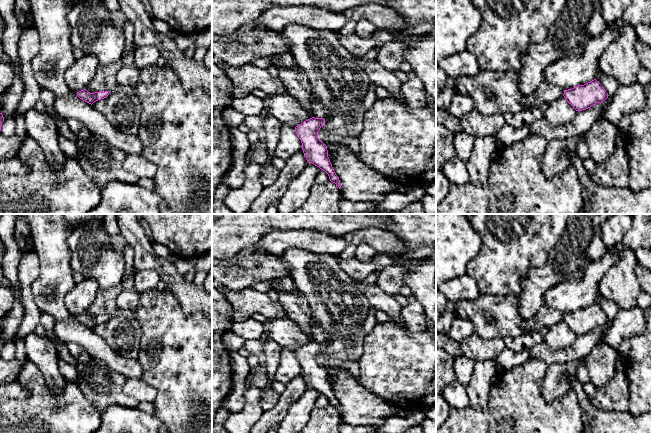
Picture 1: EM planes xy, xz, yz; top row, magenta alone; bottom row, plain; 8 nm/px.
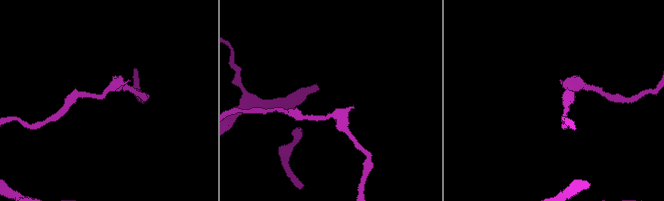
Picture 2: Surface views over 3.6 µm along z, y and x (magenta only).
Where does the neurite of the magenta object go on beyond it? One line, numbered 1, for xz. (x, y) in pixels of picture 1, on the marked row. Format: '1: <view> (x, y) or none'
1: none

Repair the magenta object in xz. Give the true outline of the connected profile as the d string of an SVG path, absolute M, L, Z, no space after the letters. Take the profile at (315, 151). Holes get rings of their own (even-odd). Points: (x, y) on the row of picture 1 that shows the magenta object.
M312 117L295 127L295 132L302 143L304 157L325 171L331 182L341 188L339 177L336 175L328 157L327 146L318 138L318 132L325 125L323 118Z

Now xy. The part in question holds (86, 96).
M84 89L77 92L76 94L80 99L92 105L94 102L106 98L109 93L109 91L90 93L86 89Z

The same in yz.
M594 79L584 85L564 90L563 96L576 111L582 111L605 101L609 95L603 86Z

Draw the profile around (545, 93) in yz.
M543 81L531 95L523 97L523 102L531 108L541 105L545 106L563 96L563 94L564 90L560 89L558 86Z

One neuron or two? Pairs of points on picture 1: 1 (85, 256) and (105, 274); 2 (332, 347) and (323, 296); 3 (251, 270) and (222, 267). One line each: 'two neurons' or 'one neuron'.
1: one neuron
2: one neuron
3: one neuron

